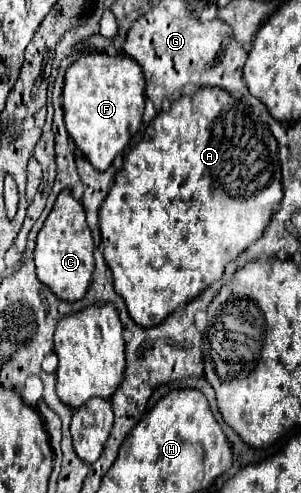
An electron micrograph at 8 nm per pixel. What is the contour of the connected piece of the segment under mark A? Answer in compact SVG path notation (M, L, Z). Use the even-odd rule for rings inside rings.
M199 88L193 98L181 96L169 110L159 112L145 128L141 142L127 154L99 210L103 256L131 318L139 326L151 328L217 282L225 266L261 238L281 198L277 140L249 104L221 88Z

